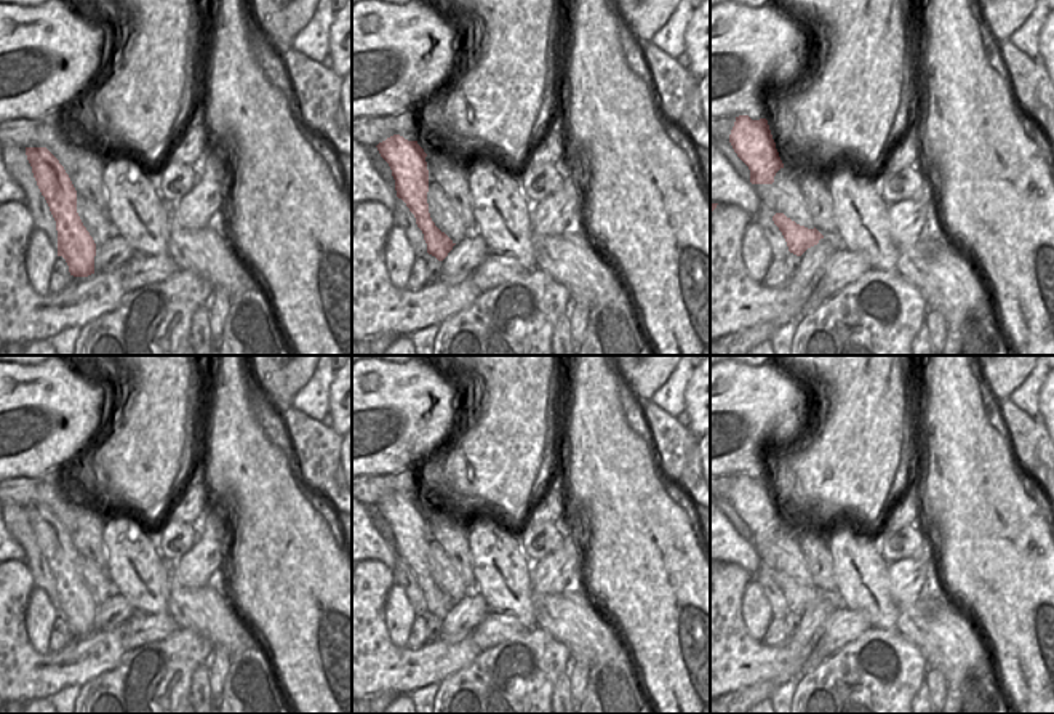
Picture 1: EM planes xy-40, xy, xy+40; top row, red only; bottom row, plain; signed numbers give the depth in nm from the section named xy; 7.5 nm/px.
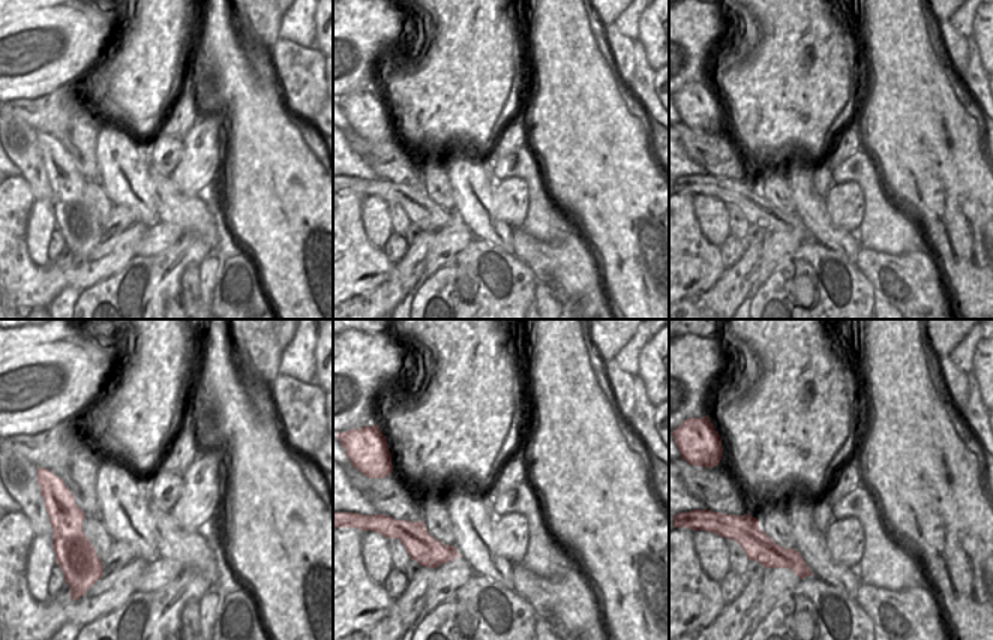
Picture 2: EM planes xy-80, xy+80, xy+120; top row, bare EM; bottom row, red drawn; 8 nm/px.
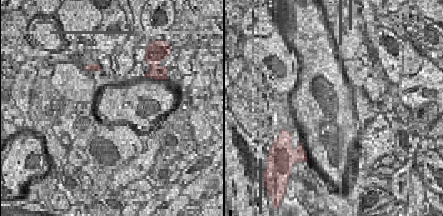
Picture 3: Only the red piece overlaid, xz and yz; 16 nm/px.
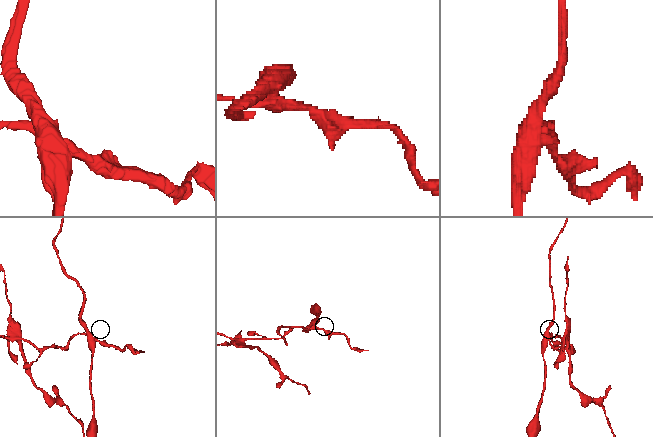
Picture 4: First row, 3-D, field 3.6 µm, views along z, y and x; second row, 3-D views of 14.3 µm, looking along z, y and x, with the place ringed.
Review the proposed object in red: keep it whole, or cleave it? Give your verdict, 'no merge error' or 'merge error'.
merge error

